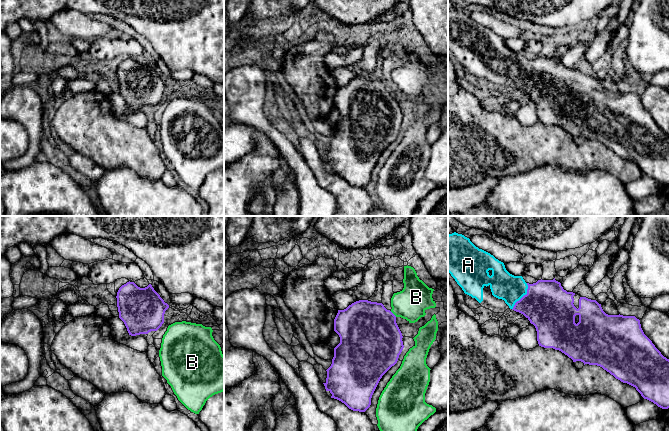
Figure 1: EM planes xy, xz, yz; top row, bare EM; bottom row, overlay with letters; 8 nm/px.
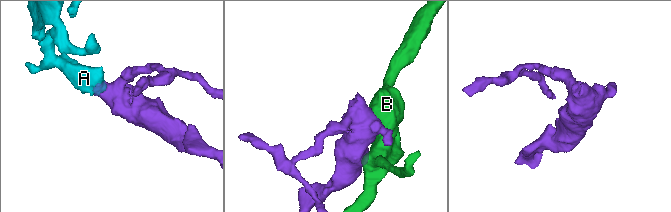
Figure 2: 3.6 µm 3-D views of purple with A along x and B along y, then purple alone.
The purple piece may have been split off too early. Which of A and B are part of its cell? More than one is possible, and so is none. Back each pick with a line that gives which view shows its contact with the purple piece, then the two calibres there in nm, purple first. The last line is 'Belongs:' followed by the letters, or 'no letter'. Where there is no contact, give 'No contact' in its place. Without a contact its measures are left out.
A: Touches purple in yz. Thickness 380 nm (purple) against 220 nm
Belongs: A

